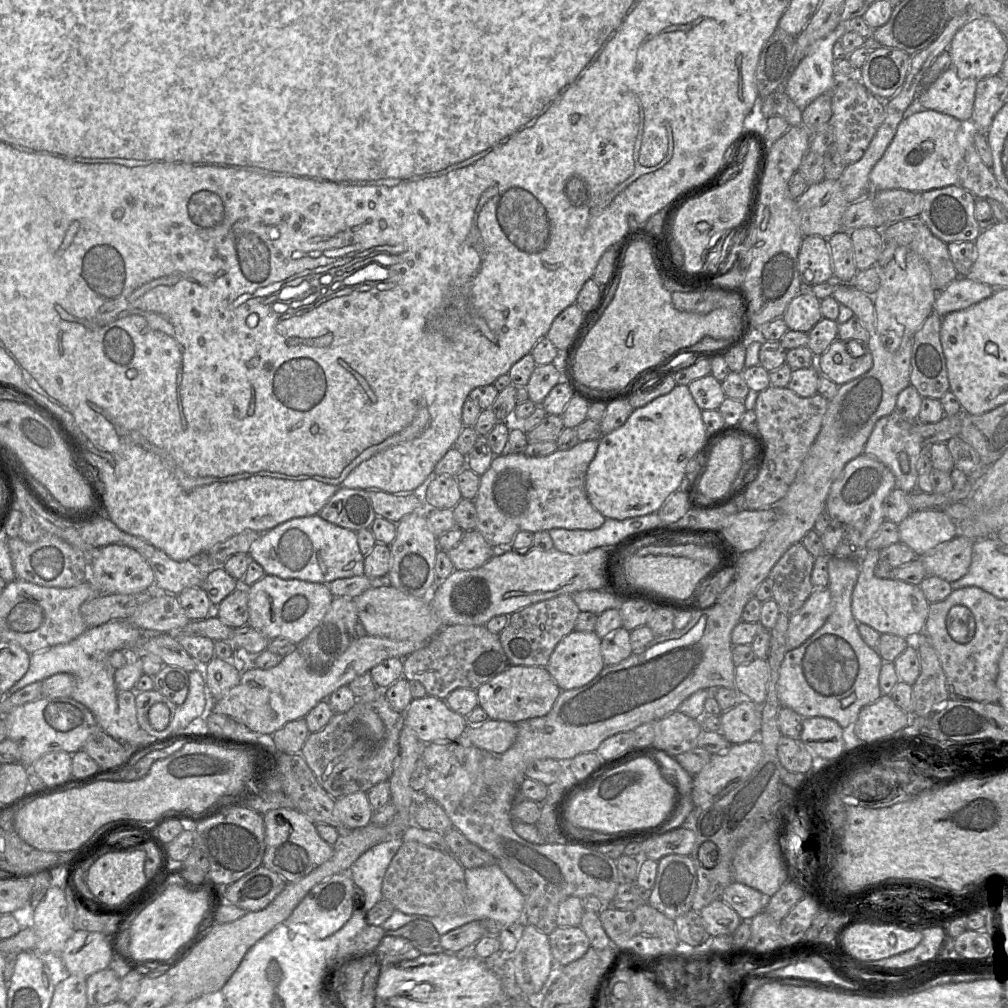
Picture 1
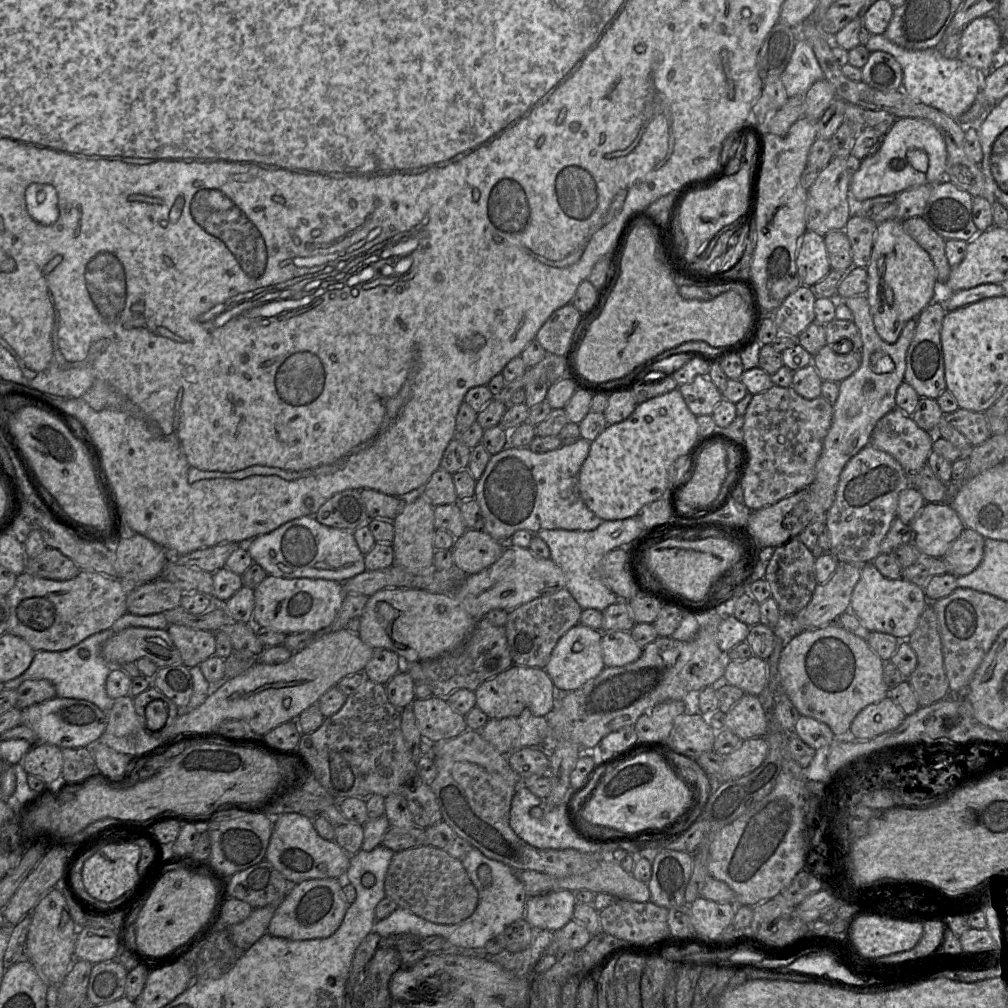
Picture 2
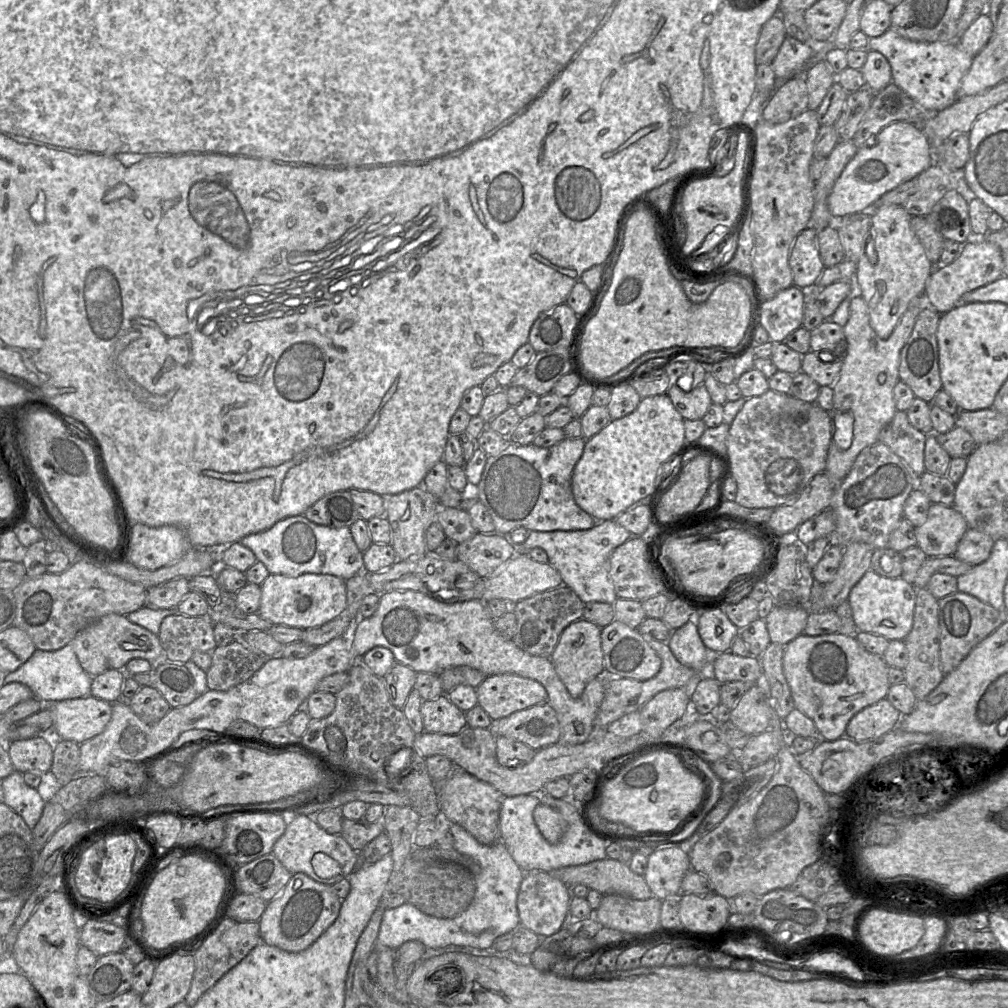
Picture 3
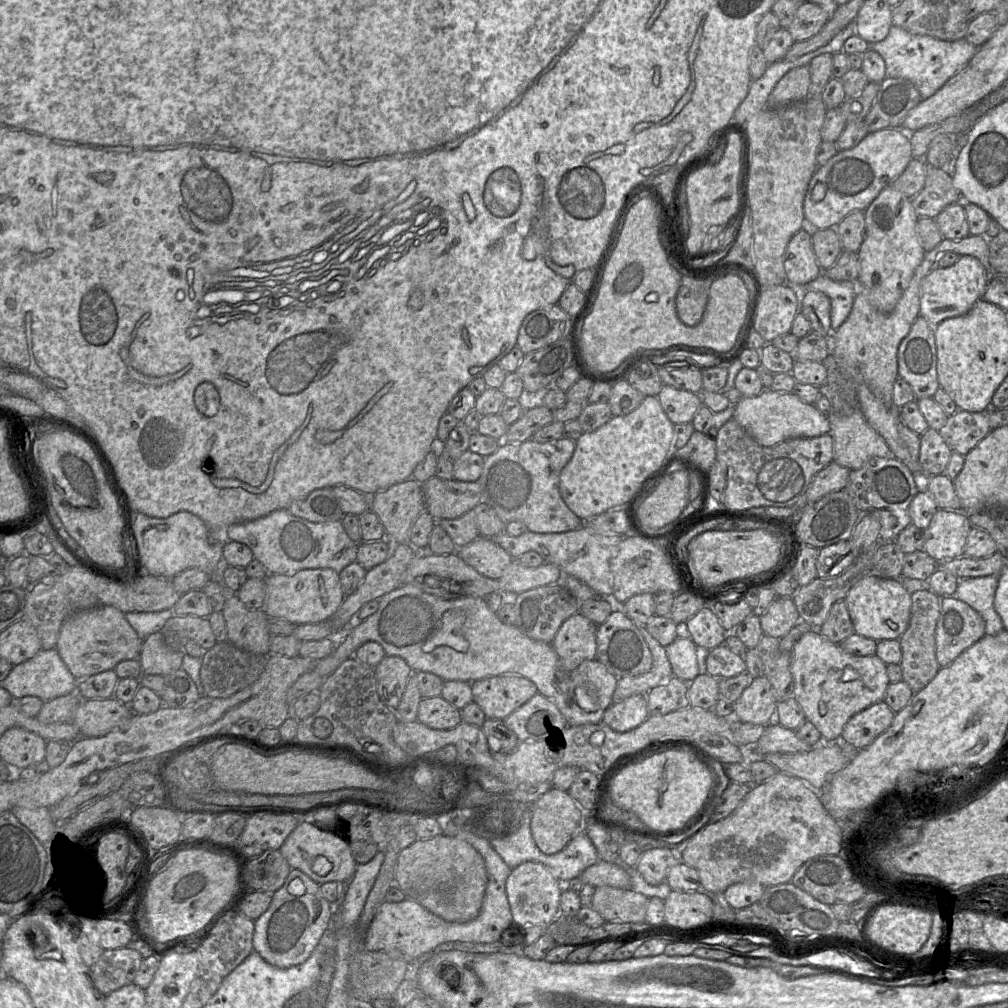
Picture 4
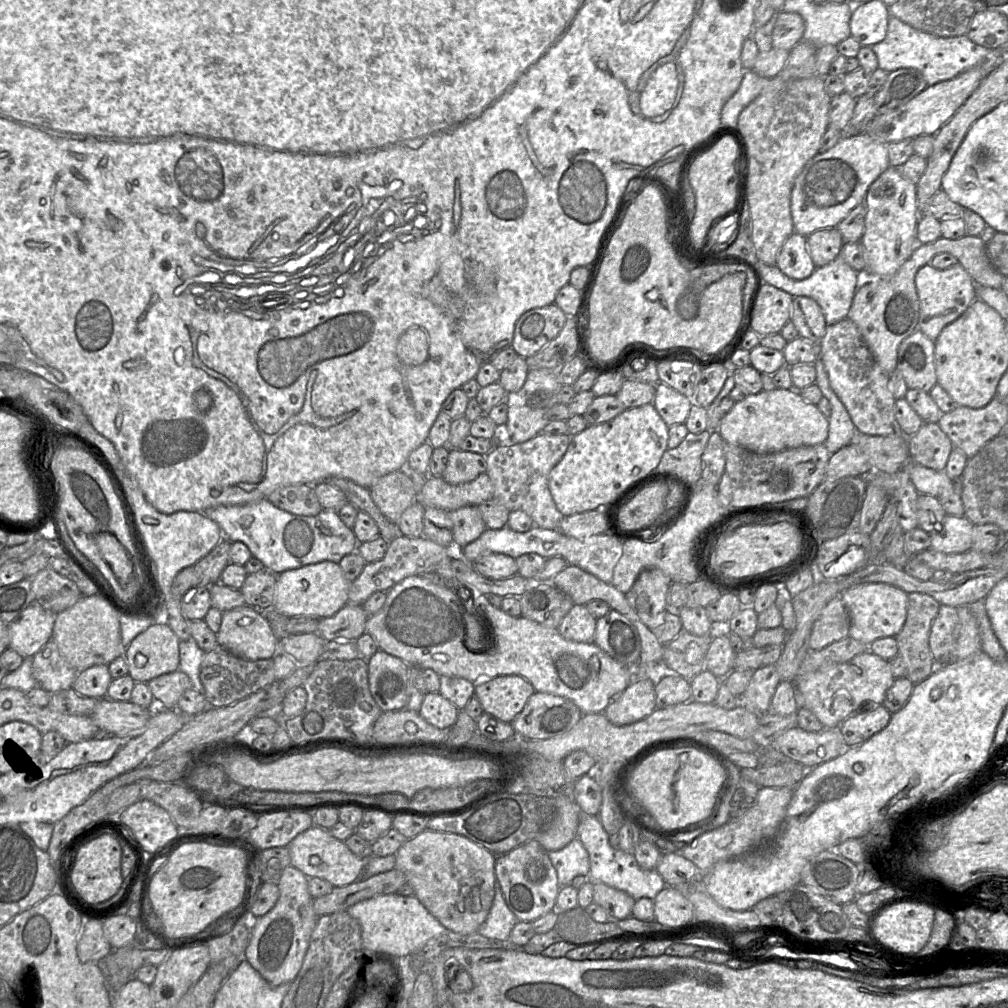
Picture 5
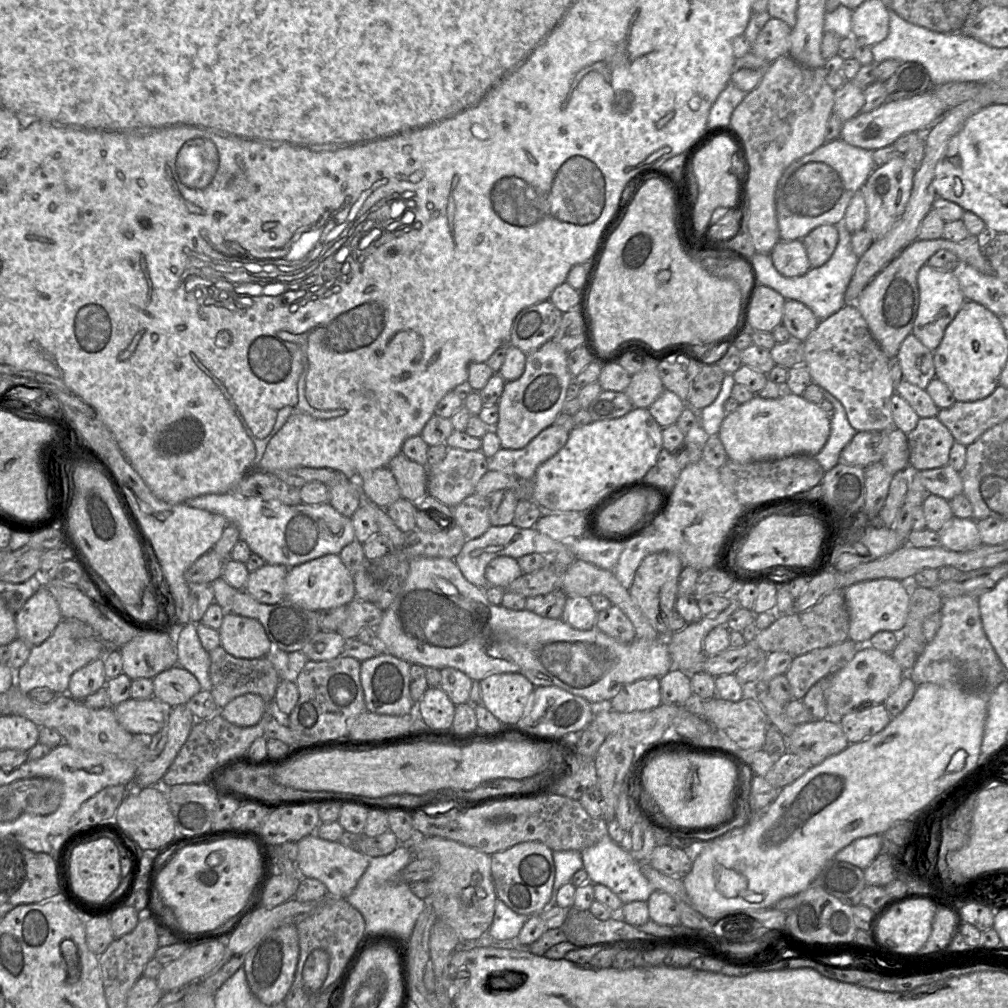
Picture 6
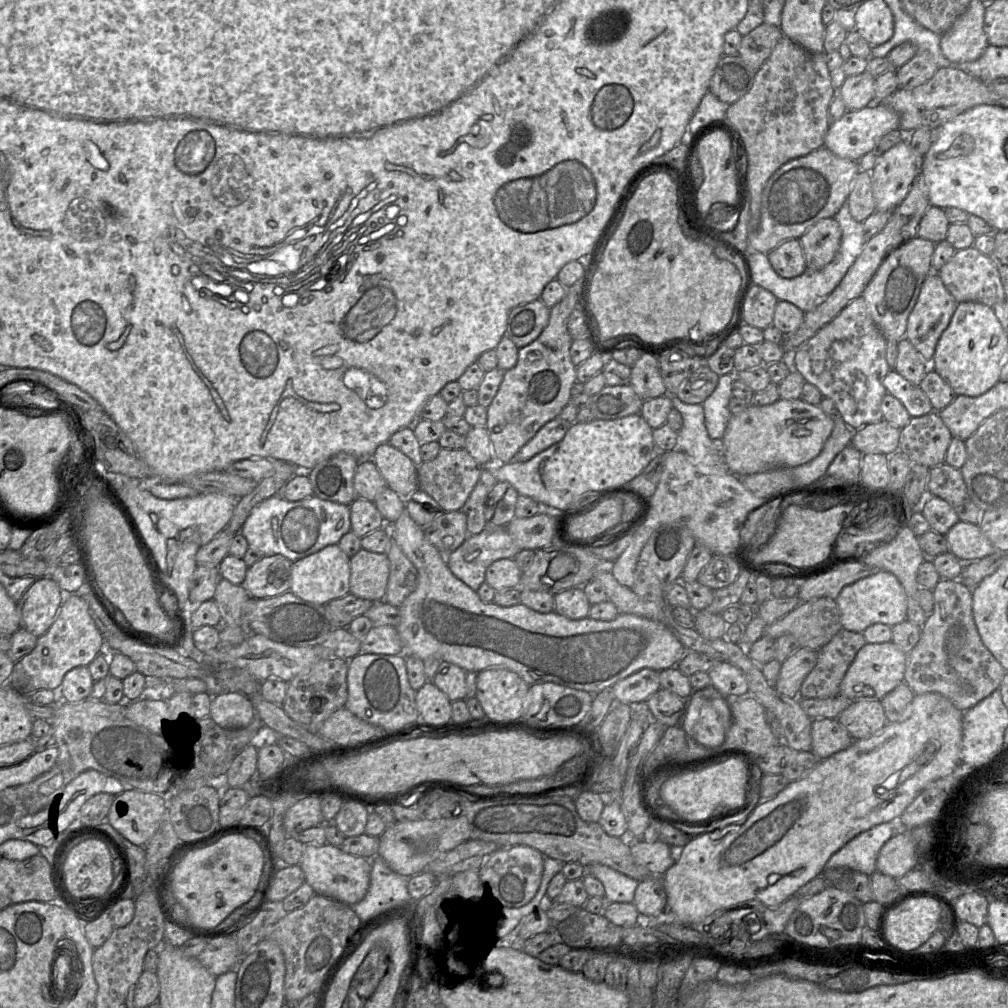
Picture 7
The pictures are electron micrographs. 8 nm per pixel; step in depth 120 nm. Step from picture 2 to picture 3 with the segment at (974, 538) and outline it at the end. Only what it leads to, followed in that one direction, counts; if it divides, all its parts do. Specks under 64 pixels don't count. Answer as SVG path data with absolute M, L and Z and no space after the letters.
M969 528L960 540L954 556L965 563L977 566L989 558L994 542L988 534Z

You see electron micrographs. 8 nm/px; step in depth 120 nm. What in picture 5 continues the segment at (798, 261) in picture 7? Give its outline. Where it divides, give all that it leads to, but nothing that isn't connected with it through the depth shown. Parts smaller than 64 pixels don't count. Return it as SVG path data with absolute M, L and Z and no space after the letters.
M792 233L782 245L776 266L791 279L803 280L809 277L816 266L808 251L807 237Z

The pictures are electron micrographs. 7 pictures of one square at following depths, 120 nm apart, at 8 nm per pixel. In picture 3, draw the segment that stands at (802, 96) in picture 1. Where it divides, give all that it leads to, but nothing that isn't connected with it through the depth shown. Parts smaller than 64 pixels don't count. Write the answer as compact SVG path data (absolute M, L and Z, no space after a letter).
M787 35L770 66L777 78L792 78L805 73L813 55L812 47Z

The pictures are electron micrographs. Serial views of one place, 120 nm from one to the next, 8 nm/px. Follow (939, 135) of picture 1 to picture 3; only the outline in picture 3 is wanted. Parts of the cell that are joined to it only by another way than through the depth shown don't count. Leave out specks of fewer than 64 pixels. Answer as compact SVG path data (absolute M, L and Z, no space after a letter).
M910 121L893 122L877 134L872 147L858 149L845 166L827 199L828 209L834 219L862 211L872 215L876 202L885 193L917 178L933 162L933 149L921 127Z

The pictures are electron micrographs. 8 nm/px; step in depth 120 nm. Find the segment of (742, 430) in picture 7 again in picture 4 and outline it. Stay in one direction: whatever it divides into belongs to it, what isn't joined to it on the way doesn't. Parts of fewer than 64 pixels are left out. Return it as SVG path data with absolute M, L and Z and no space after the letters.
M764 389L755 397L742 397L732 416L760 445L770 447L793 438L812 438L830 433L830 422L814 404L807 404L792 392Z

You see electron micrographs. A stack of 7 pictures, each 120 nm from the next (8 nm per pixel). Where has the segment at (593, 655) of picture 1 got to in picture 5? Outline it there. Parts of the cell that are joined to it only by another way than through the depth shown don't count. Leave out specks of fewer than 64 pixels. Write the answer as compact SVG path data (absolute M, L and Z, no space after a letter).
M573 605L557 628L561 636L567 640L594 643L597 619L585 605Z

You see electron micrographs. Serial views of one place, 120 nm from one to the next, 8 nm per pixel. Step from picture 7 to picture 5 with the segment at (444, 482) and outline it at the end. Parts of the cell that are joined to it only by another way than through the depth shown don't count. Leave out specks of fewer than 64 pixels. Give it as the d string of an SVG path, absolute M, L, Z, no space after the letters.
M451 449L446 469L441 477L451 485L471 482L486 473L486 455Z

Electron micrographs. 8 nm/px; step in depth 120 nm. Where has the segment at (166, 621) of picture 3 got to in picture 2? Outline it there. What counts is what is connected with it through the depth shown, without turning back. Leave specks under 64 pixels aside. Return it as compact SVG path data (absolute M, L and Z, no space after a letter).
M169 624L166 630L180 652L182 664L188 668L198 666L215 654L215 634L212 631L178 624Z

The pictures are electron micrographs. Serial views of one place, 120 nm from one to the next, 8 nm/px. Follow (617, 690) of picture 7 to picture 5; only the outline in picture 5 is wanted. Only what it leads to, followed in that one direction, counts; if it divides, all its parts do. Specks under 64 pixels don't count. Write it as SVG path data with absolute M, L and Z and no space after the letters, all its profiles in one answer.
M635 678L602 713L614 725L624 726L648 717L656 709L655 682L649 678Z

